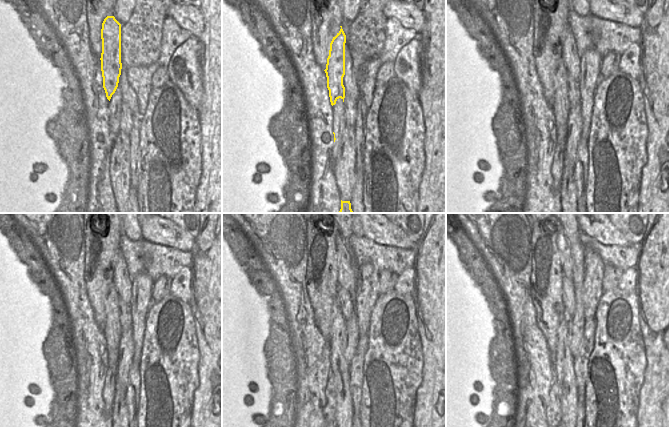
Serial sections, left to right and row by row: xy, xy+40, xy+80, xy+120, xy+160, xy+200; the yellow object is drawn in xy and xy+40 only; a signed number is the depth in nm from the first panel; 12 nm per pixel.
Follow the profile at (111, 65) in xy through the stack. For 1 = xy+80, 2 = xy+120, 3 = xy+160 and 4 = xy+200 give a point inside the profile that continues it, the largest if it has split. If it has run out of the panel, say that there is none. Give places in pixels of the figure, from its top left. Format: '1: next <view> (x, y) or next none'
1: next xy+80 (561, 106)
2: next xy+120 (113, 330)
3: next xy+160 (339, 367)
4: next xy+200 (563, 363)

